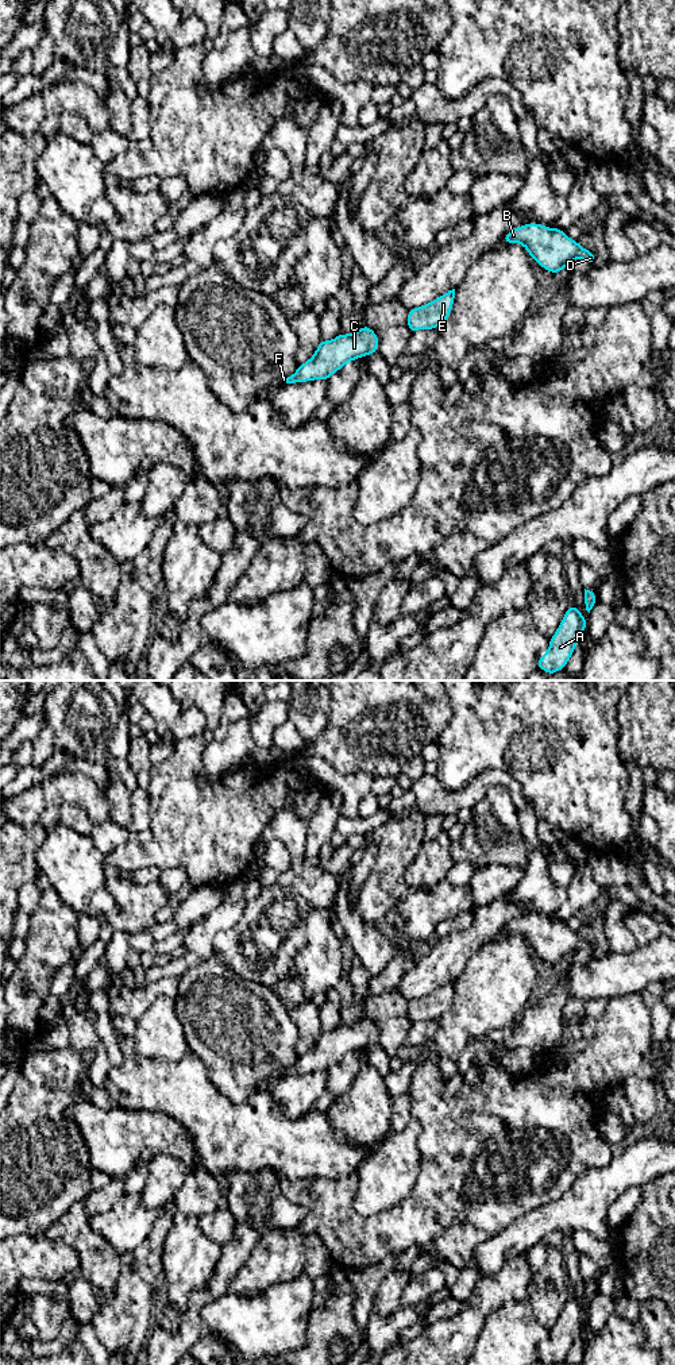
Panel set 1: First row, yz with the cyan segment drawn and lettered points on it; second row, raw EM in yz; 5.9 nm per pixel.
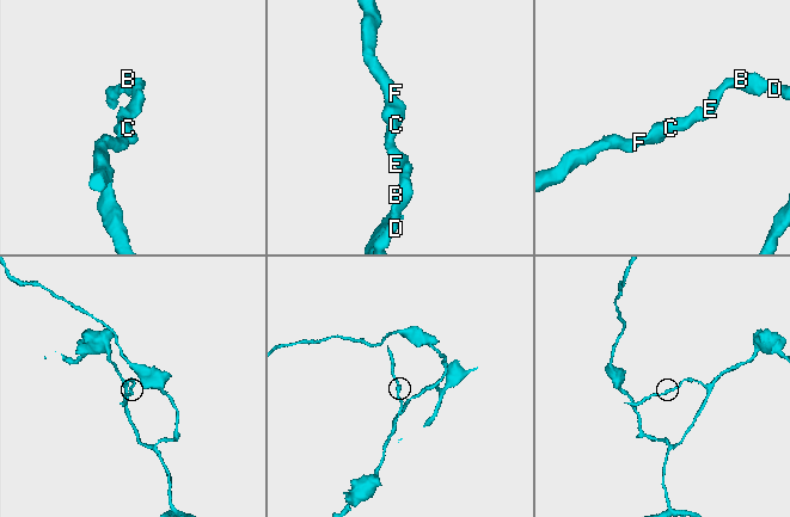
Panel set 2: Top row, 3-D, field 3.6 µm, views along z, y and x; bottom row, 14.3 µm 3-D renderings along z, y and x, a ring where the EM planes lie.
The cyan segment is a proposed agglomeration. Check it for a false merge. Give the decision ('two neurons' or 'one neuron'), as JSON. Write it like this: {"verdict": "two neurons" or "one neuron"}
{"verdict": "one neuron"}

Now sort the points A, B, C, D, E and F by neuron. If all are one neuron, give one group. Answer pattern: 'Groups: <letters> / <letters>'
Groups: A B C D E F

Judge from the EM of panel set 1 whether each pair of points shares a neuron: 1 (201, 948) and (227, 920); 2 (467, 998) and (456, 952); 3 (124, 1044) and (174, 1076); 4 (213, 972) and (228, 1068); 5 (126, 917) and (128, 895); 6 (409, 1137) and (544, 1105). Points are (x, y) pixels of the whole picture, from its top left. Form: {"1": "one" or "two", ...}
{"1": "one", "2": "two", "3": "one", "4": "one", "5": "one", "6": "two"}

